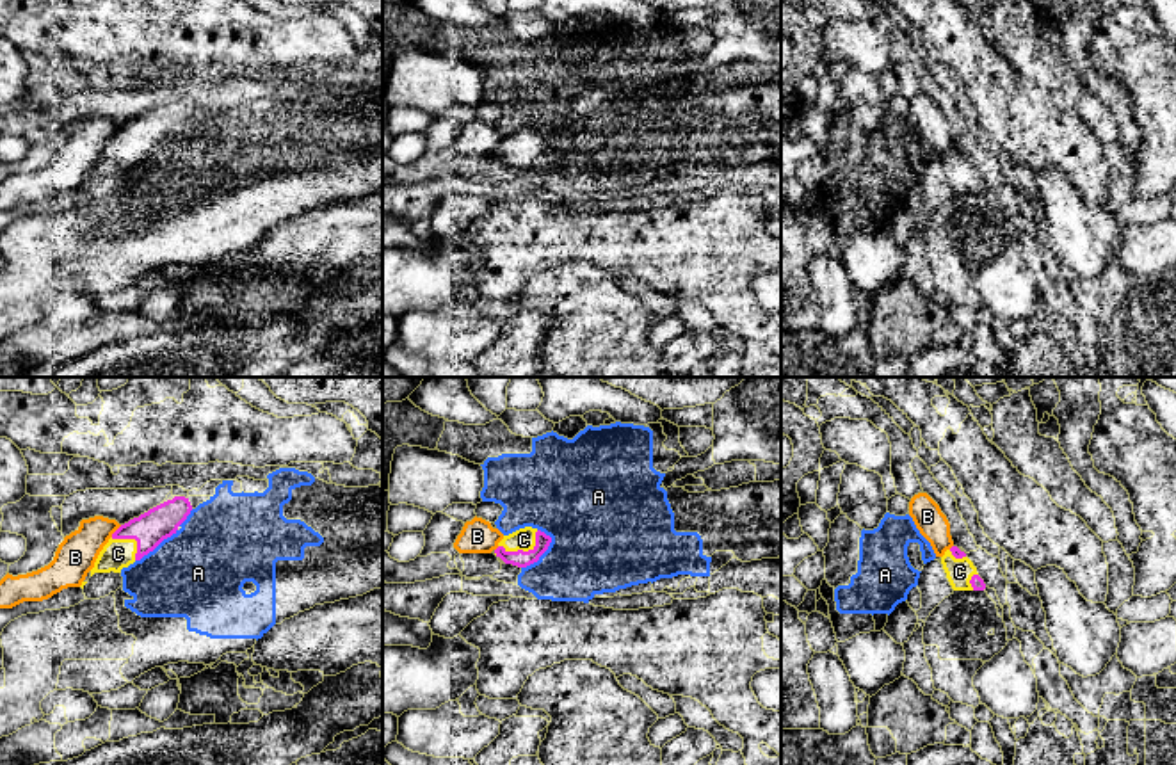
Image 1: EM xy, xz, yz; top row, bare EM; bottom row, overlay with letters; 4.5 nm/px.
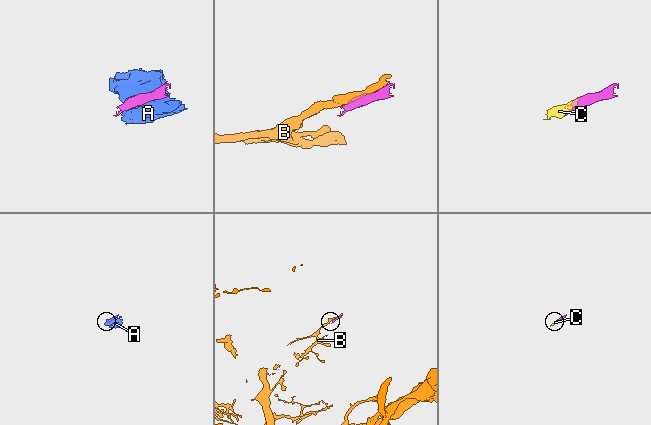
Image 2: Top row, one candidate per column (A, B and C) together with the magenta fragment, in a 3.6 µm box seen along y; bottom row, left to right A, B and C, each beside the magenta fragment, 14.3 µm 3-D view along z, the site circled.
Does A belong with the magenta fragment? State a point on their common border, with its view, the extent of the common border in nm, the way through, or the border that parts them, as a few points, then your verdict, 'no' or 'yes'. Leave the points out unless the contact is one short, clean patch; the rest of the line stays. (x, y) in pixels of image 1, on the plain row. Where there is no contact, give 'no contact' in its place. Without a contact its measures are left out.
contact xz (541, 155); length 200 nm; no

